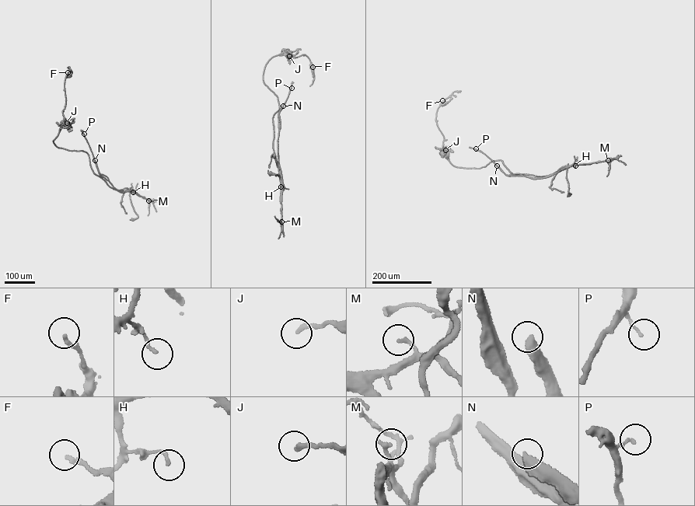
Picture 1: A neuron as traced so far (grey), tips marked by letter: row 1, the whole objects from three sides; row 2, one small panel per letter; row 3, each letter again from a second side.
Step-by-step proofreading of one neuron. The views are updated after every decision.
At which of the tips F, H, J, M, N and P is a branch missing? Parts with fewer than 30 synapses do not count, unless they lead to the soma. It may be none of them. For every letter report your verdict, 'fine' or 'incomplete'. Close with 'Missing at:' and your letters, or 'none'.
F: fine
H: fine
J: fine
M: fine
N: incomplete
P: fine
Missing at: N

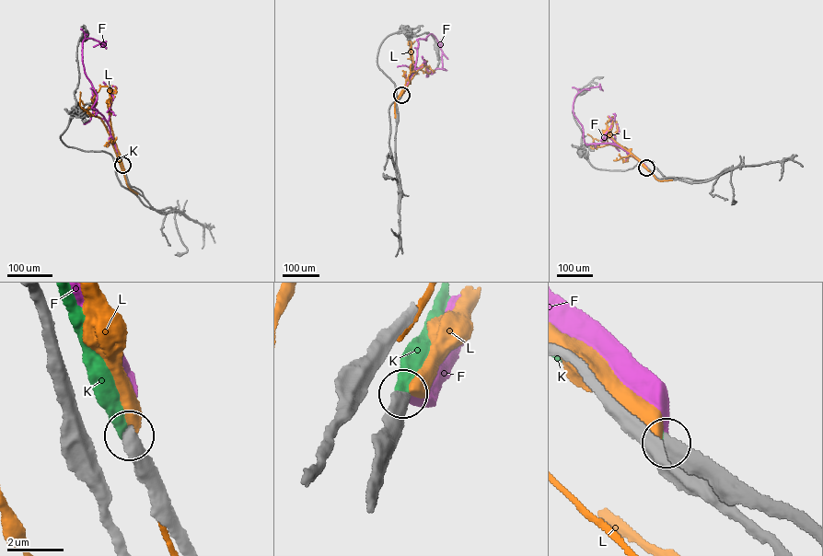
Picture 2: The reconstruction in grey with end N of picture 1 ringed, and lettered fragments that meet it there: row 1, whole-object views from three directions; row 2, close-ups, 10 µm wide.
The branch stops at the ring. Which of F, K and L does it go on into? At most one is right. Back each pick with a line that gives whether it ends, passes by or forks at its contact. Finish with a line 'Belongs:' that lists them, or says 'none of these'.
K: it ends there
Belongs: K

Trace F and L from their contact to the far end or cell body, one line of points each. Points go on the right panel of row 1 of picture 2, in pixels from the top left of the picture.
F: (646, 167), (617, 145), (585, 143), (582, 125), (573, 113), (573, 99), (584, 89), (600, 86), (600, 89)
L: (646, 167), (630, 151), (631, 149), (624, 151), (609, 144), (596, 146), (610, 133), (612, 116)

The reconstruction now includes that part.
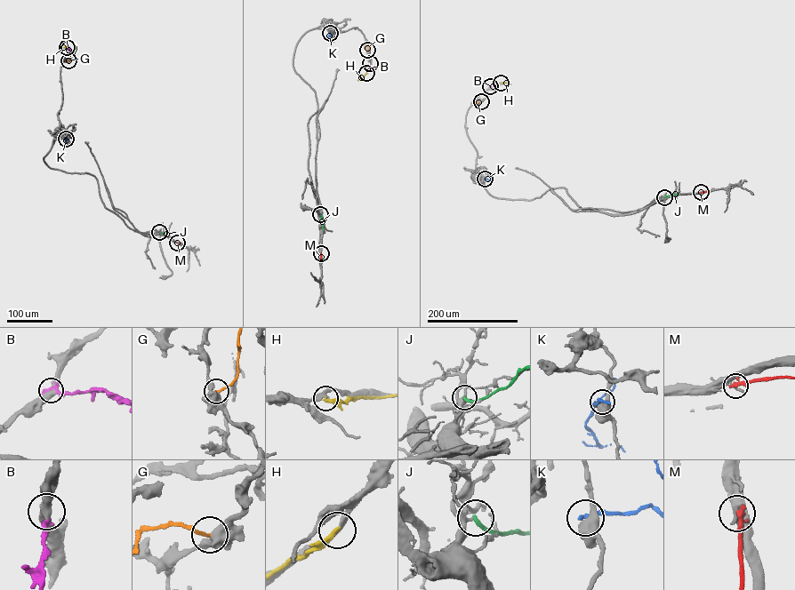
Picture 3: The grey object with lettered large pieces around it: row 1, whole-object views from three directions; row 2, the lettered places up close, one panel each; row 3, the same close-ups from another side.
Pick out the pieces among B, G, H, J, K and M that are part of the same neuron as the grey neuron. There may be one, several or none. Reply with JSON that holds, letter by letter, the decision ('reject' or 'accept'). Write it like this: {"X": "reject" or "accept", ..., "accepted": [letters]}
{"B": "accept", "G": "reject", "H": "reject", "J": "reject", "K": "reject", "M": "reject", "accepted": ["B"]}

